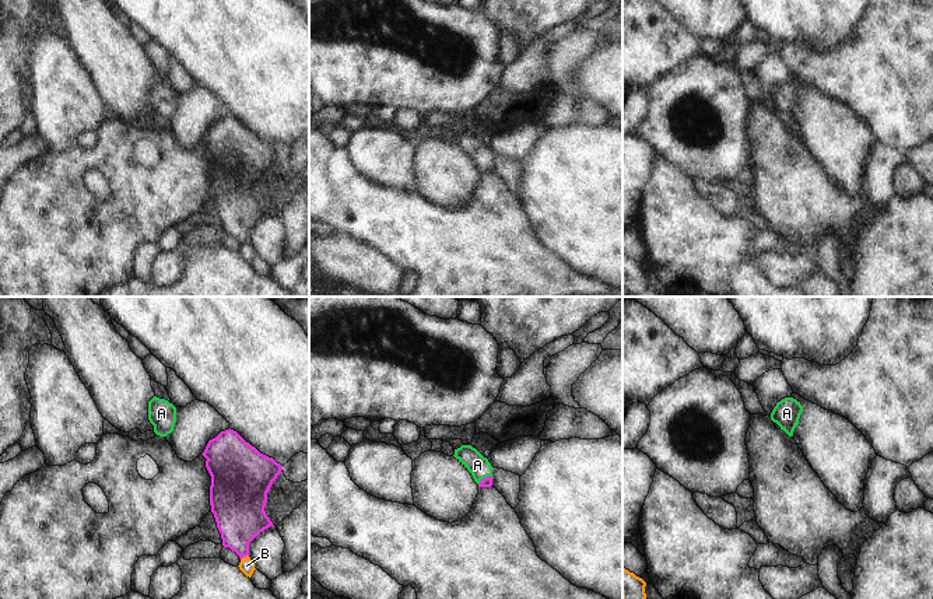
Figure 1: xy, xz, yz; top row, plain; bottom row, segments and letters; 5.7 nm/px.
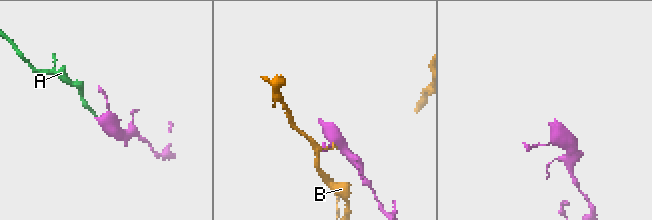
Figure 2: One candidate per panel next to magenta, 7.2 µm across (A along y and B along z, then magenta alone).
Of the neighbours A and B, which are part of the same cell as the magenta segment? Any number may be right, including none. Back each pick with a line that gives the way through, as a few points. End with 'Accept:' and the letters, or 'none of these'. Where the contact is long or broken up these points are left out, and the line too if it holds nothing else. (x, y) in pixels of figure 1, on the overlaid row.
A: across xz (487, 482), (483, 479), (481, 469), (477, 465)
Accept: A

